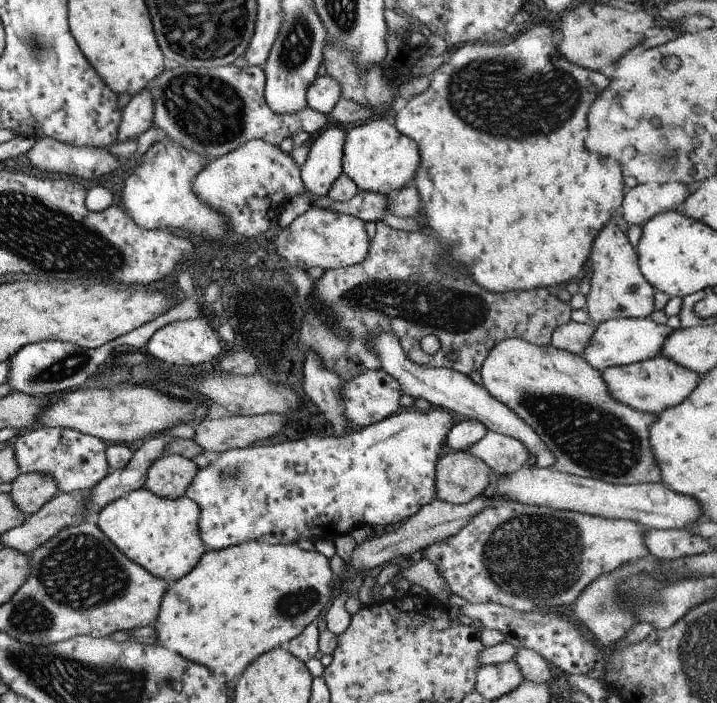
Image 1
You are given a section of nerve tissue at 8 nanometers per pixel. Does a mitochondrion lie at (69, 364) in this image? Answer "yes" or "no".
yes

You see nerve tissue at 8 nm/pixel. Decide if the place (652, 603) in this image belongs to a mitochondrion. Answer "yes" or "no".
yes

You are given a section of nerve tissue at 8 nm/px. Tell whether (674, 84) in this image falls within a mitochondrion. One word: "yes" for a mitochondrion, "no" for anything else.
no

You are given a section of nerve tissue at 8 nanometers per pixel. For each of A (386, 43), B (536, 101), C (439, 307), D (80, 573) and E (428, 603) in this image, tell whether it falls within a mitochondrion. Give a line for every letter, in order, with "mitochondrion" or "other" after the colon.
A: other
B: mitochondrion
C: mitochondrion
D: mitochondrion
E: other

